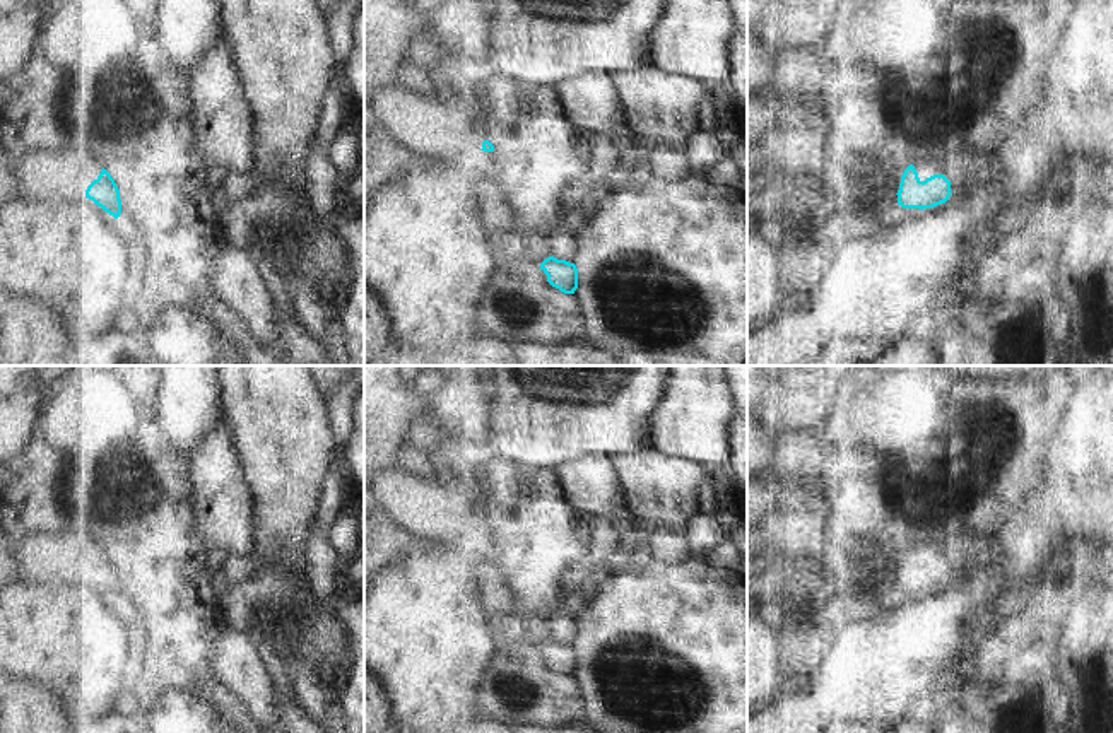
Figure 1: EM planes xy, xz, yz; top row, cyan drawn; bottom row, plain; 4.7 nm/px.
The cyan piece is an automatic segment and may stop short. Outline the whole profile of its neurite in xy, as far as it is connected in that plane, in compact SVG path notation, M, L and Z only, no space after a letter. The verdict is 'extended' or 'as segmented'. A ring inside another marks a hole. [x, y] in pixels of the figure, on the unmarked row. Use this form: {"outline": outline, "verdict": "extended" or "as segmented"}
{"outline": "M10 537L10 547L21 583L56 588L89 581L115 601L121 596L120 572L97 537Z", "verdict": "extended"}

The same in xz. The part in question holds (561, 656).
{"outline": "M549 639L540 646L540 653L547 658L547 665L561 675L574 677L578 671L578 651L574 646Z", "verdict": "as segmented"}

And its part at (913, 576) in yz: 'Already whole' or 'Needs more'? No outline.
Needs more.

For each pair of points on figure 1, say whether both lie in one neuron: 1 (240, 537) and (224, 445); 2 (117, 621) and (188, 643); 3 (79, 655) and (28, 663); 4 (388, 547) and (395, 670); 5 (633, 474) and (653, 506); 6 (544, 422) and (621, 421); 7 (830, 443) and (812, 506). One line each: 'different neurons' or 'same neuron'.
1: same neuron
2: different neurons
3: same neuron
4: different neurons
5: same neuron
6: same neuron
7: different neurons

